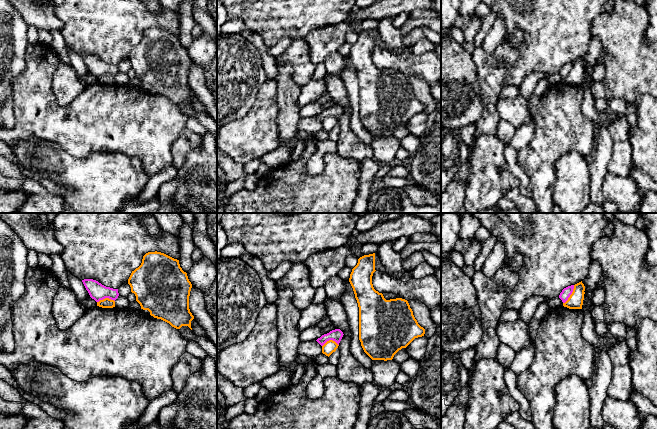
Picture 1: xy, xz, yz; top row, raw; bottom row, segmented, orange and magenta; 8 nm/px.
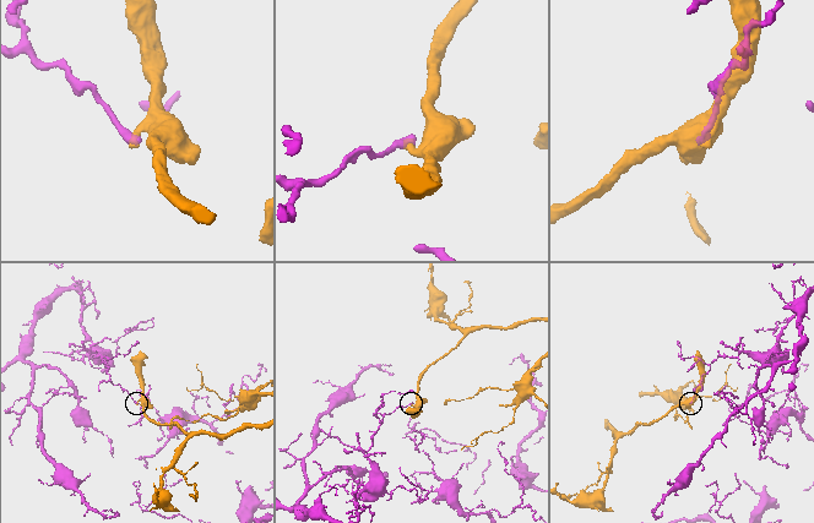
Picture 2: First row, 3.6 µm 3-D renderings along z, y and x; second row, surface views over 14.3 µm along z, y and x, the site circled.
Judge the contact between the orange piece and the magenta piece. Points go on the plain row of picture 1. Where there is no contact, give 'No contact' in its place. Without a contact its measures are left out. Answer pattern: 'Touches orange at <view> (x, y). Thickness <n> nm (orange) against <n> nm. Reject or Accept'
Touches orange at yz (571, 70). Thickness 120 nm (orange) against 80 nm. Reject

